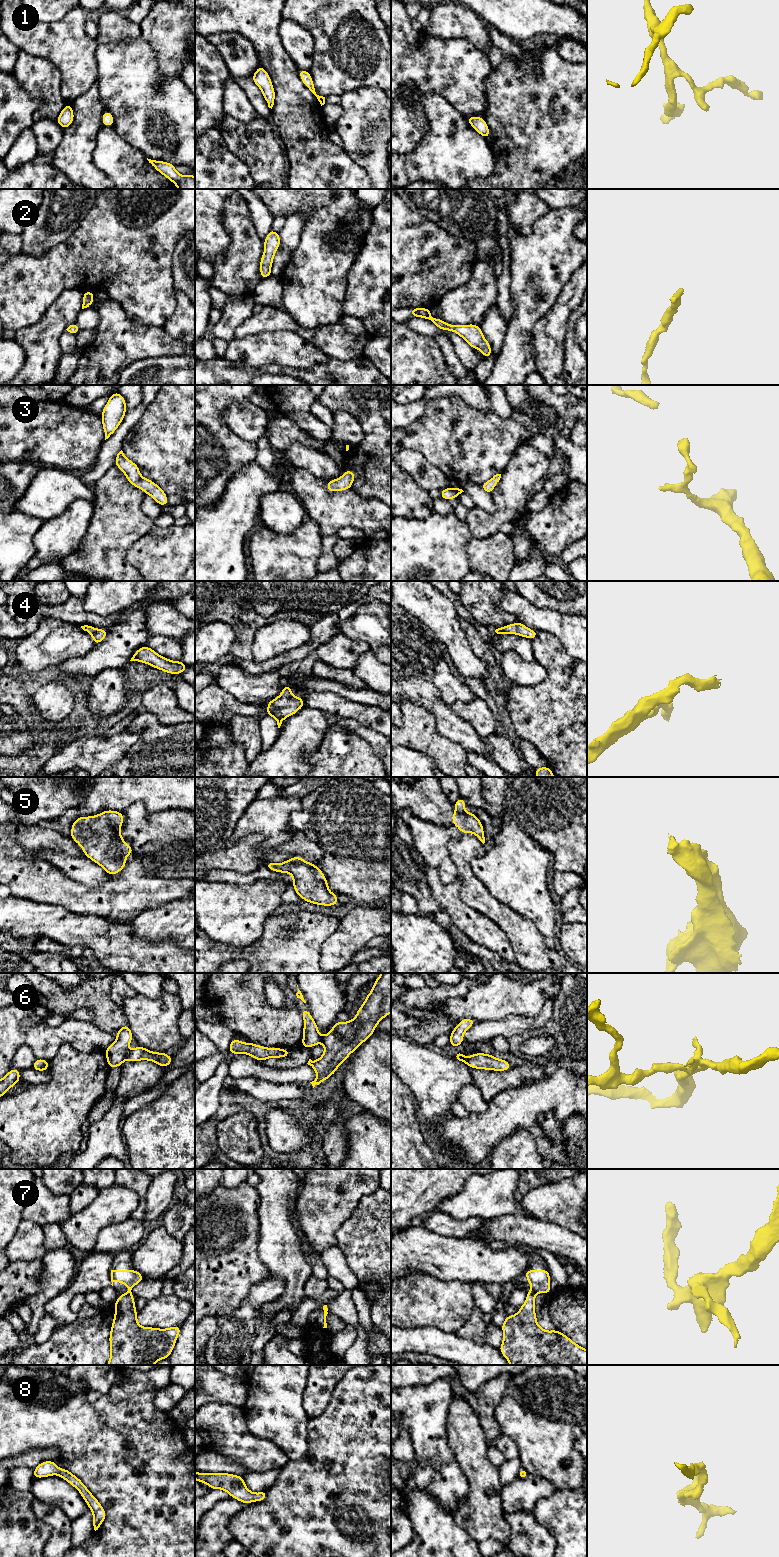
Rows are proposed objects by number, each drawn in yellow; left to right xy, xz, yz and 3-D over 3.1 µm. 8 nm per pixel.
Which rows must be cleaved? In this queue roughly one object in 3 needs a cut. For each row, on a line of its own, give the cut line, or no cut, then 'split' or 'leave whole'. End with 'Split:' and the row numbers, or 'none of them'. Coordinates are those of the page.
1: cut none; leave whole
2: cut none; leave whole
3: cut none; leave whole
4: cut none; leave whole
5: cut none; leave whole
6: cut xz (322, 1037), (323, 1042); split
7: cut yz (531, 1290), (534, 1294); split
8: cut none; leave whole
Split: 6, 7

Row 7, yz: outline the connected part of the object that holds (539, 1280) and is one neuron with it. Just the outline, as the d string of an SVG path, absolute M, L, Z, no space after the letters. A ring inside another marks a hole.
M526 1270L524 1275L527 1277L527 1281L531 1285L531 1291L534 1294L545 1293L549 1294L551 1290L550 1286L550 1273L549 1270Z

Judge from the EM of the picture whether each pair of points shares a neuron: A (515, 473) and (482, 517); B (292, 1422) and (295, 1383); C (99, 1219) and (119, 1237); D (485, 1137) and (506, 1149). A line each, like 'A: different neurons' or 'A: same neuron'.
A: same neuron
B: same neuron
C: different neurons
D: different neurons

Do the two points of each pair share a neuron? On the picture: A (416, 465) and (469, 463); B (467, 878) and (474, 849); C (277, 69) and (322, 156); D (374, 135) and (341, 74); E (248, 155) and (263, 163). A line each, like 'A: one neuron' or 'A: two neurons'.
A: two neurons
B: one neuron
C: one neuron
D: two neurons
E: one neuron

